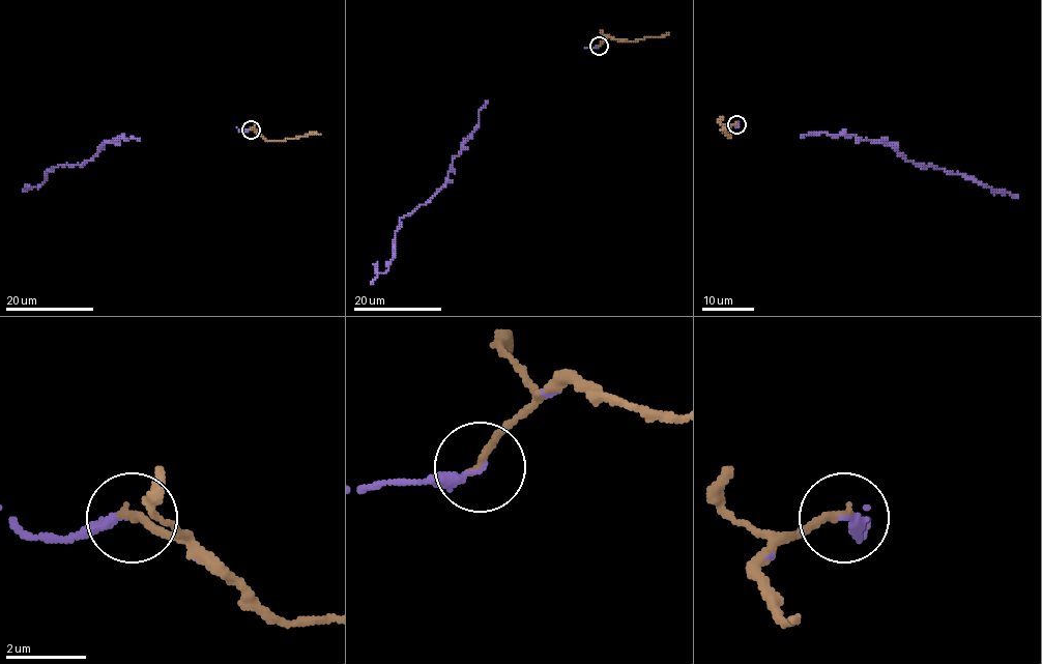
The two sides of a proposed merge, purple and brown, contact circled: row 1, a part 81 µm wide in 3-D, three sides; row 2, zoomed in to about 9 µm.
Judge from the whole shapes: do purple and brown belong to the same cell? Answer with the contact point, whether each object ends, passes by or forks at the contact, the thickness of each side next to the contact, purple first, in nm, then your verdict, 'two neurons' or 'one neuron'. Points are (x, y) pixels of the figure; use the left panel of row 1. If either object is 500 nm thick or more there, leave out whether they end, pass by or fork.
place (251, 130); purple ends; brown ends; calibres 200 and 200 nm; one neuron

